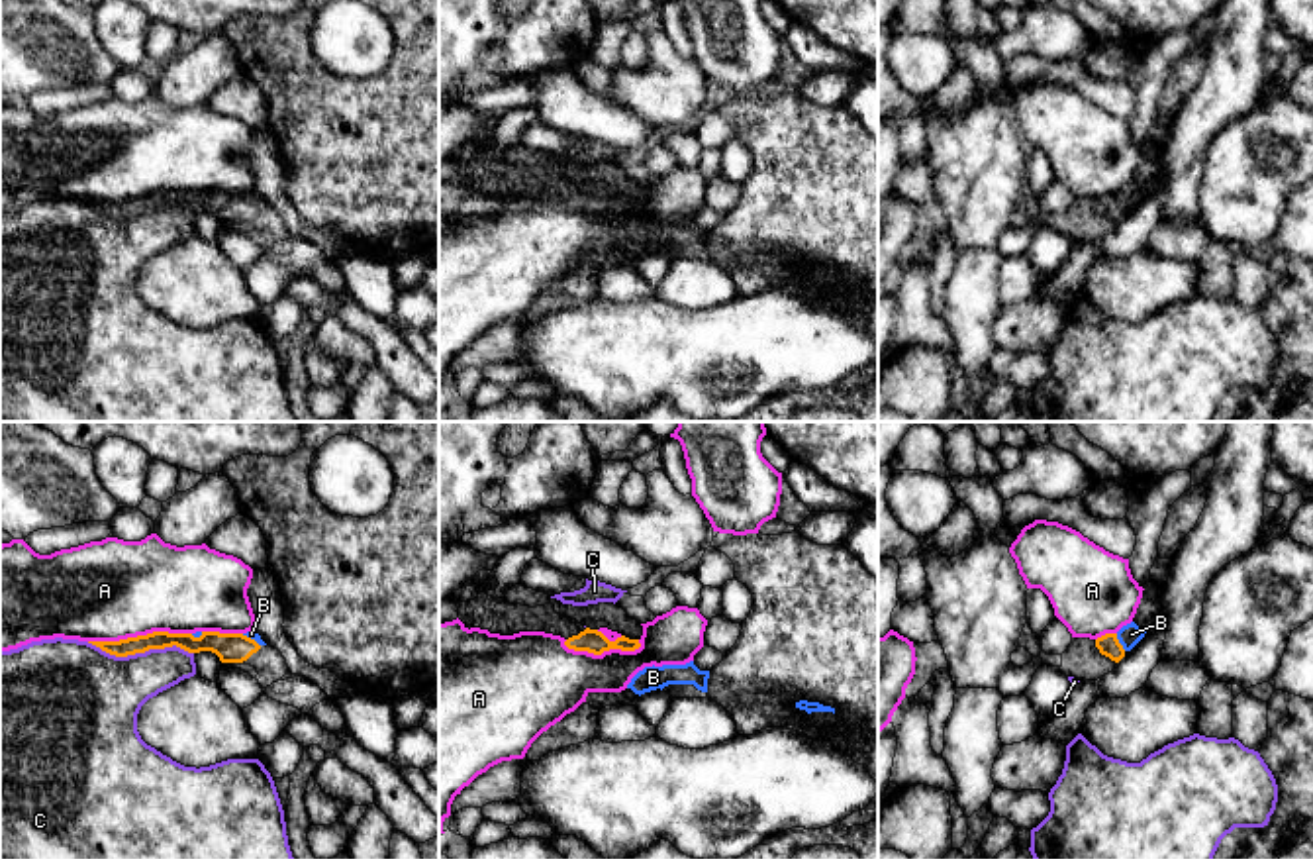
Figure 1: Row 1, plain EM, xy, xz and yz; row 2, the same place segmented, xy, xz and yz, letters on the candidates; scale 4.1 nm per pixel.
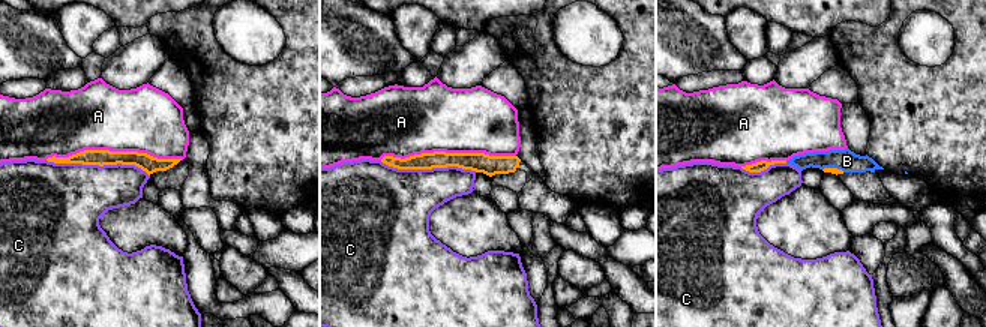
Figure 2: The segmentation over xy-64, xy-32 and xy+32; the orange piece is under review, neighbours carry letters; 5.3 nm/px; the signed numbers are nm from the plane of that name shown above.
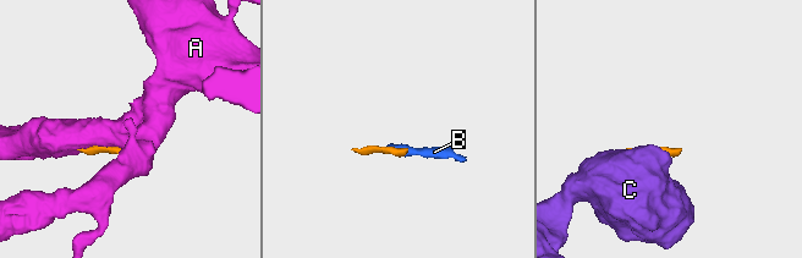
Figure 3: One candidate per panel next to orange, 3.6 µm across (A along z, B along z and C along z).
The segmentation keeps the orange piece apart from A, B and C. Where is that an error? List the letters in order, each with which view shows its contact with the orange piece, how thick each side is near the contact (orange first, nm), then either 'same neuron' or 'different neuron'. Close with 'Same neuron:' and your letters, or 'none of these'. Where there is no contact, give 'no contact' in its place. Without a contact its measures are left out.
A: contact in xy; calibres 80 and 420 nm; different neuron
B: contact in yz; calibres 90 and 90 nm; same neuron
C: contact in xy; calibres 80 and 360 nm; different neuron
Same neuron: B

